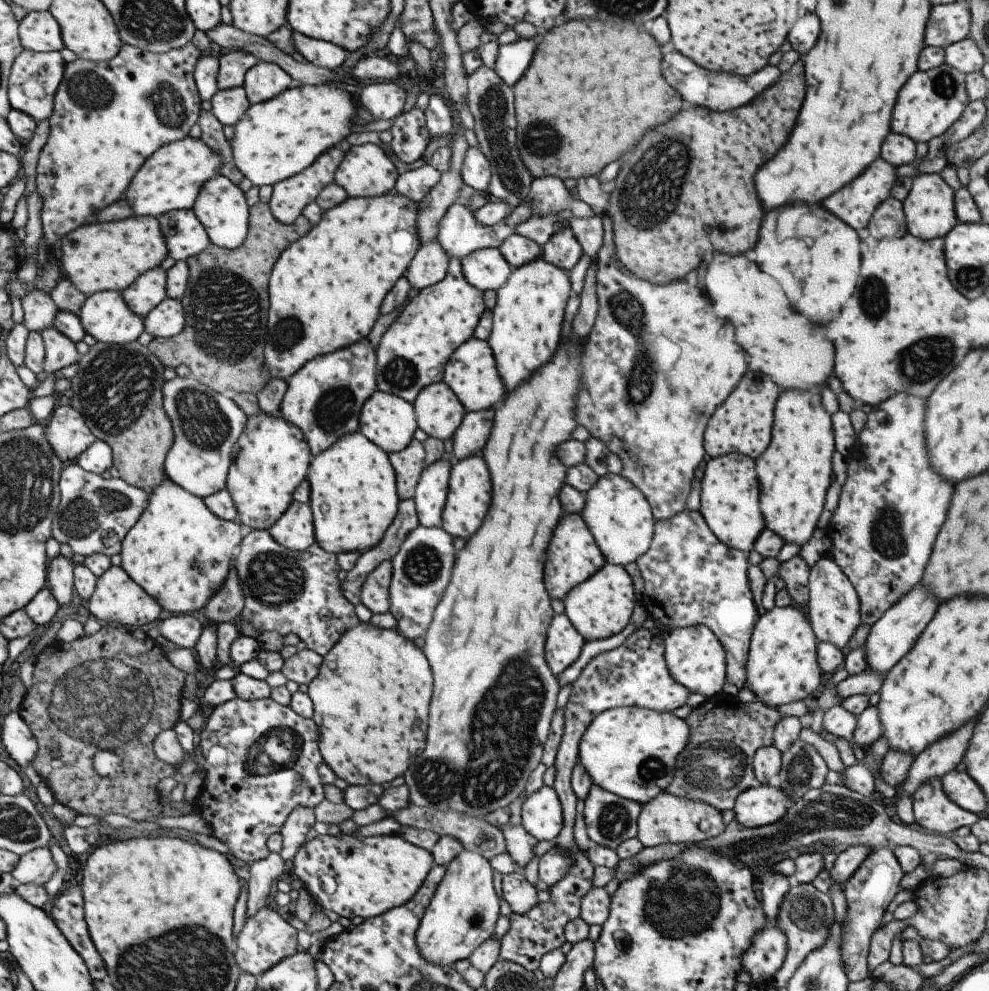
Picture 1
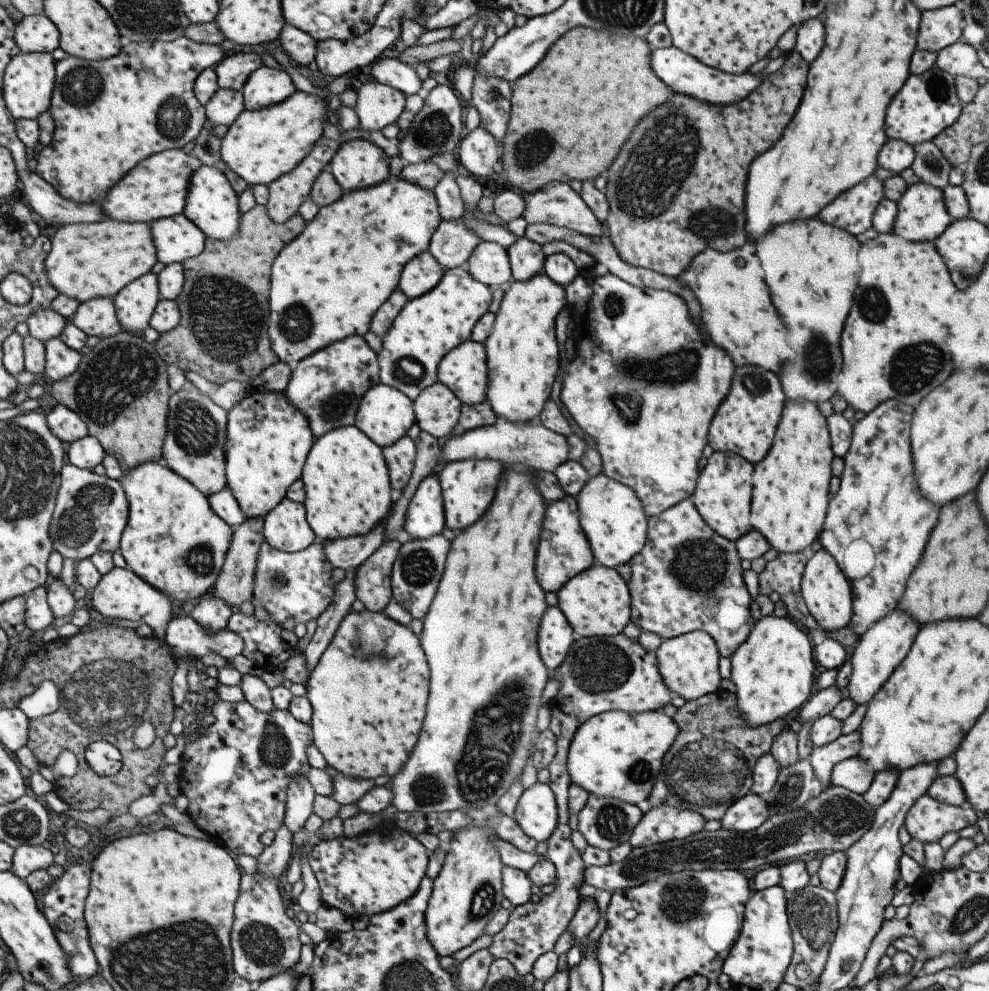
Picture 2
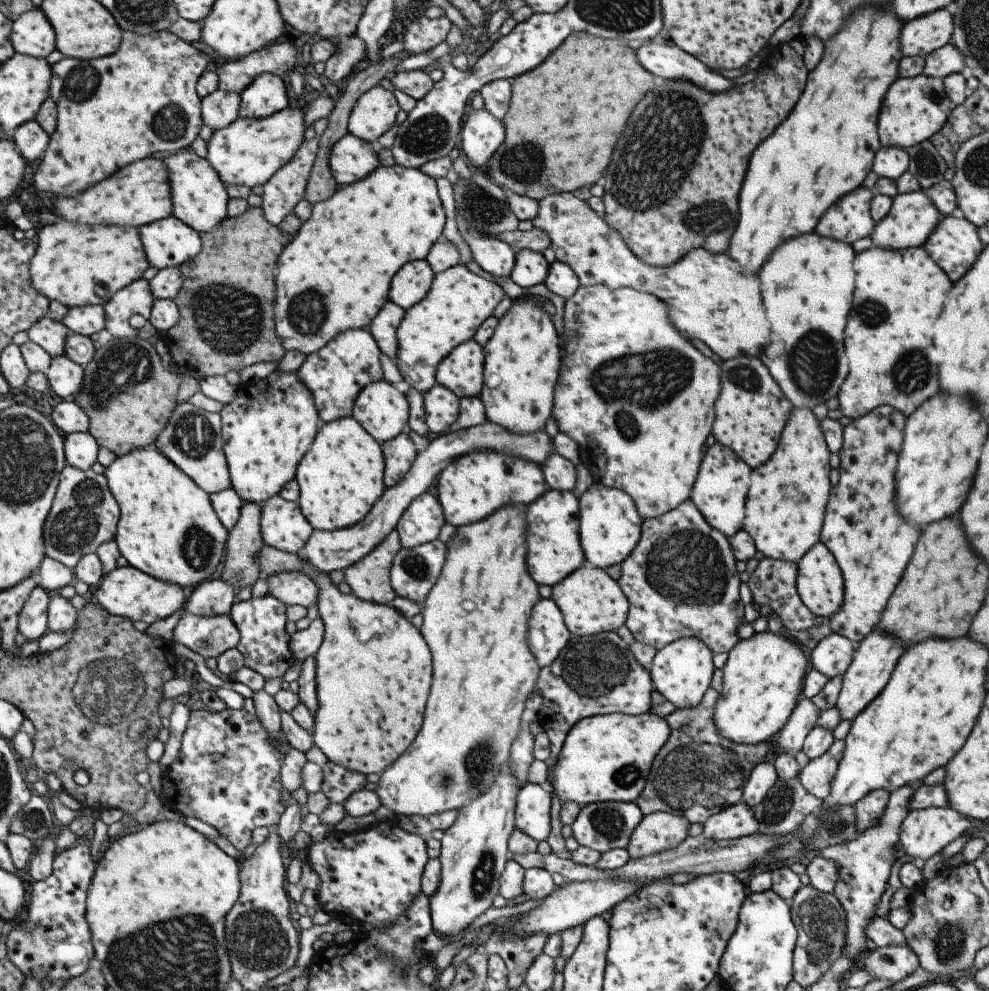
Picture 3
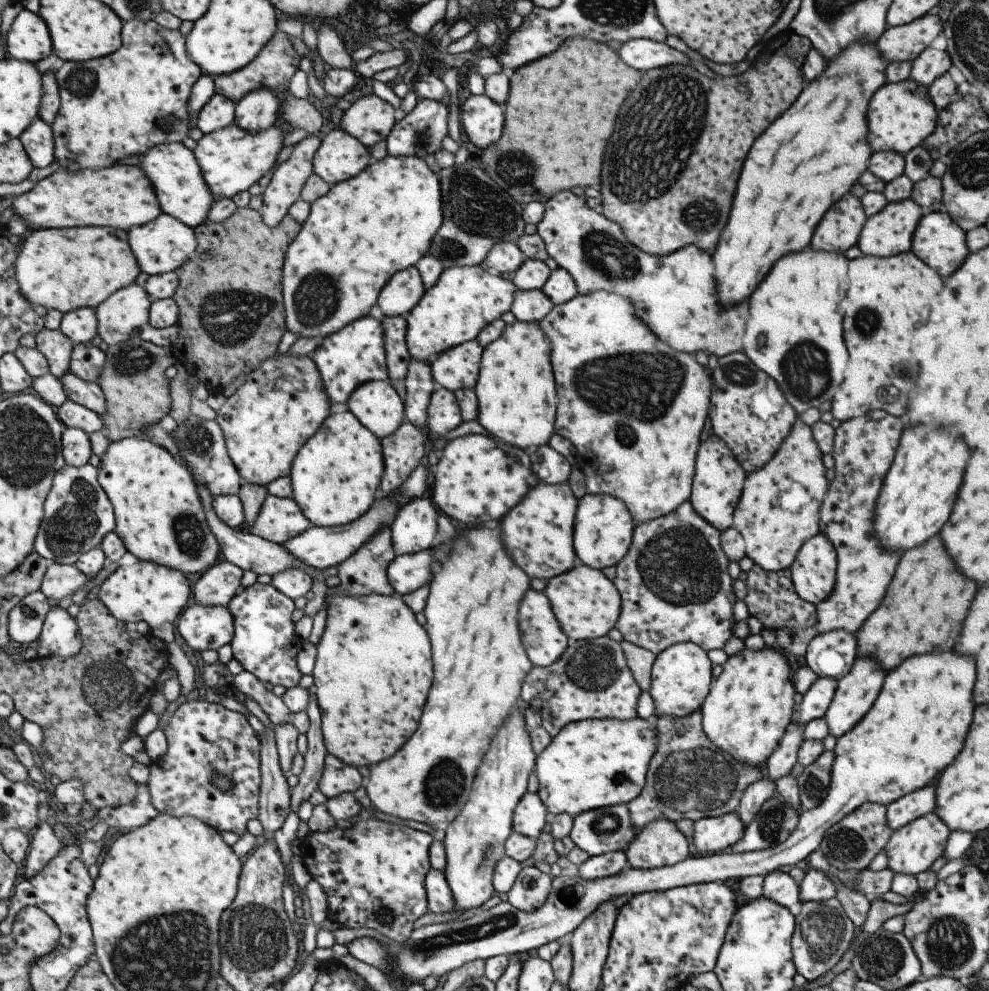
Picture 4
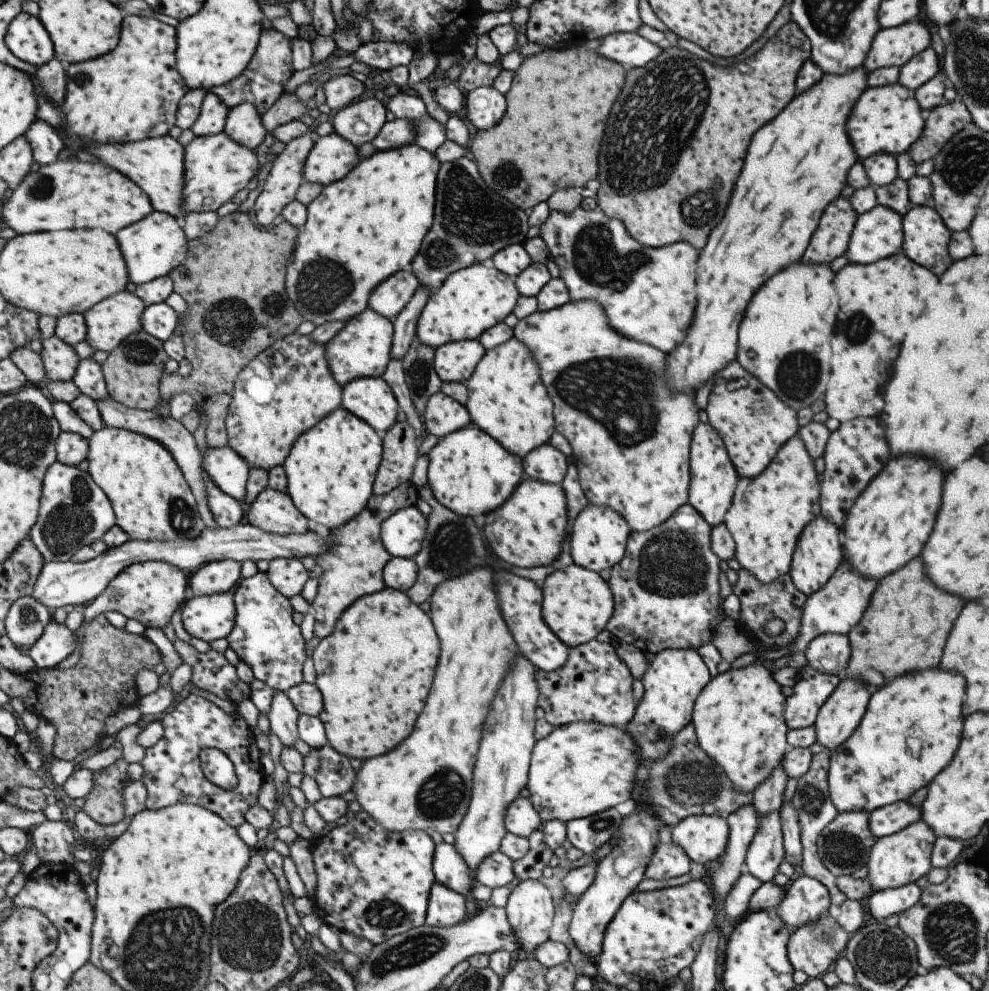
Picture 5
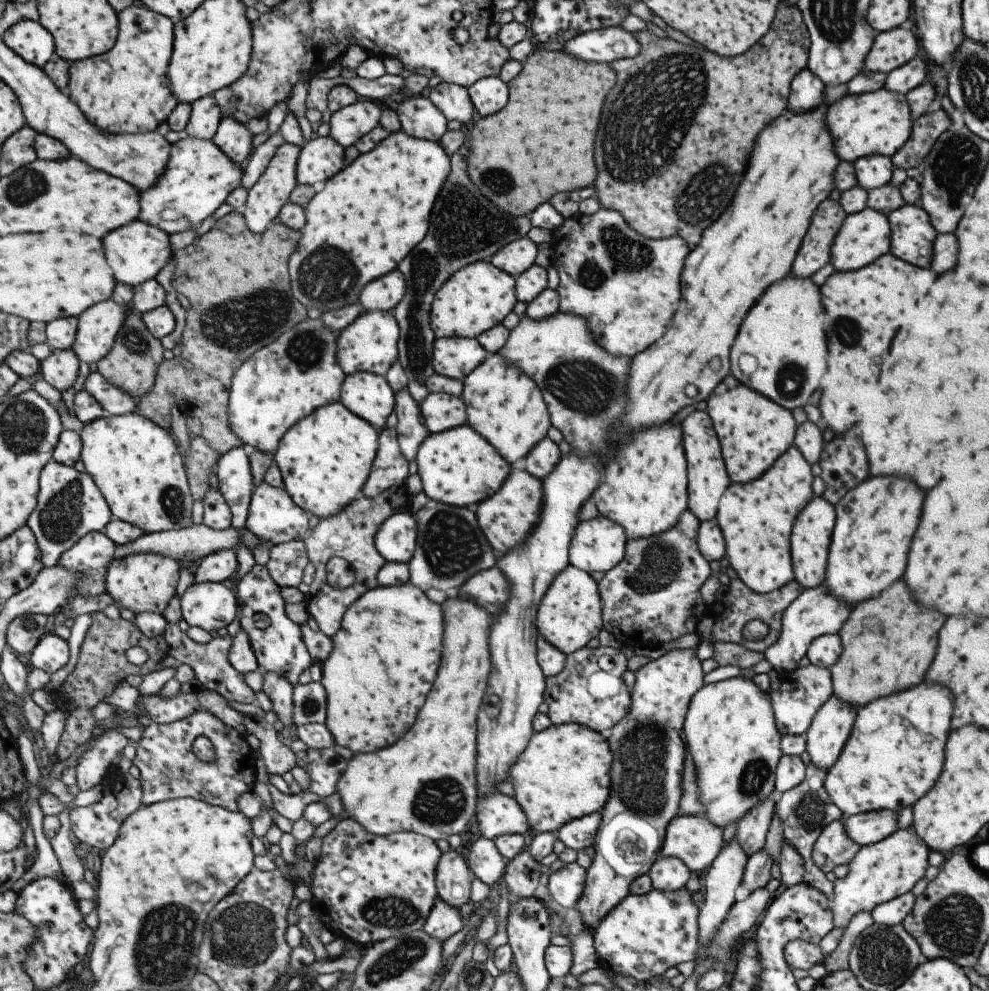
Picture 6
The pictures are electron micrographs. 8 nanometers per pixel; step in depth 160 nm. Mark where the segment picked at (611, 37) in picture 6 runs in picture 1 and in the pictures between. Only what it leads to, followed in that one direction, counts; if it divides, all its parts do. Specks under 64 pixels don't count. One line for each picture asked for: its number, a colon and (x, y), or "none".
1: (718, 91)
2: (684, 75)
3: (670, 62)
4: (643, 54)
5: (629, 49)

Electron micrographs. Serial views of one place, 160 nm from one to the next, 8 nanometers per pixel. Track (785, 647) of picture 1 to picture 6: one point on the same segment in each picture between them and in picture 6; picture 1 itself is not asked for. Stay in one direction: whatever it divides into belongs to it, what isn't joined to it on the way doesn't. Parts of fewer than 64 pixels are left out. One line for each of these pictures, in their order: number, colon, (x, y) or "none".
2: (772, 670)
3: (763, 674)
4: (748, 705)
5: (738, 718)
6: (729, 732)

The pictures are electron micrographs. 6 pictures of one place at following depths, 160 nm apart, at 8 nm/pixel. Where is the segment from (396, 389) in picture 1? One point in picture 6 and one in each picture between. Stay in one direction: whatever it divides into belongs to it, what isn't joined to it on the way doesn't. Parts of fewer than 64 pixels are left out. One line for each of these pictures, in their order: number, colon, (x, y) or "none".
2: (427, 327)
3: (458, 301)
4: (463, 300)
5: (474, 298)
6: (475, 298)

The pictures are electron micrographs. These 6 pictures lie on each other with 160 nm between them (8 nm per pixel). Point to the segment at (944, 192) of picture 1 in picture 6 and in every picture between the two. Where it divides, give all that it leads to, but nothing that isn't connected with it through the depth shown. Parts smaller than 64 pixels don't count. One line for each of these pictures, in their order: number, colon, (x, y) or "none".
2: (921, 215)
3: (912, 217)
4: (887, 233)
5: (877, 233)
6: (863, 236)

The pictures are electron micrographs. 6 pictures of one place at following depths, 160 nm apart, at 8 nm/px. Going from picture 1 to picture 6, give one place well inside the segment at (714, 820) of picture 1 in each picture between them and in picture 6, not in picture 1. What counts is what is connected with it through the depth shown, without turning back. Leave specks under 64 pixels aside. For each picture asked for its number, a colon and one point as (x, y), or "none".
2: (661, 823)
3: (659, 831)
4: (658, 843)
5: (668, 860)
6: (667, 874)

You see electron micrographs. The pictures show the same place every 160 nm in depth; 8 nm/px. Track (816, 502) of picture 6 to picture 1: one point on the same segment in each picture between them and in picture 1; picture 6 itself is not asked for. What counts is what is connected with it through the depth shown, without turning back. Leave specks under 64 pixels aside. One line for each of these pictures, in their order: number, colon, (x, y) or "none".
1: (833, 608)
2: (827, 594)
3: (819, 583)
4: (813, 571)
5: (817, 553)

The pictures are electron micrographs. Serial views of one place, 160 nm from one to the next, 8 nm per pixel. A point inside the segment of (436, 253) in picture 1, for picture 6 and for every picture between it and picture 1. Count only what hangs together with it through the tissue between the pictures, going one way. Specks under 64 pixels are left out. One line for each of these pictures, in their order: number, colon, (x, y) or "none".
2: (420, 274)
3: (411, 283)
4: (398, 296)
5: (388, 299)
6: (383, 294)

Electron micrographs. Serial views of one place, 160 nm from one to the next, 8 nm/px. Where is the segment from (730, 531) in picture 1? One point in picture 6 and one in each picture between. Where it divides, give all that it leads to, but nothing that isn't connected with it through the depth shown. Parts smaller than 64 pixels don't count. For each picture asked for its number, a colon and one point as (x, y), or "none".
2: (722, 494)
3: (719, 489)
4: (718, 478)
5: (713, 479)
6: (706, 479)

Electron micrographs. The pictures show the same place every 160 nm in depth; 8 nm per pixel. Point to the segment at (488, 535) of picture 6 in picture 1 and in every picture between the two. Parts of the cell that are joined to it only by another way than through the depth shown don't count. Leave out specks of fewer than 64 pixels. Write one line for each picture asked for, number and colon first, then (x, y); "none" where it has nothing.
1: (572, 557)
2: (563, 552)
3: (553, 549)
4: (537, 532)
5: (528, 529)

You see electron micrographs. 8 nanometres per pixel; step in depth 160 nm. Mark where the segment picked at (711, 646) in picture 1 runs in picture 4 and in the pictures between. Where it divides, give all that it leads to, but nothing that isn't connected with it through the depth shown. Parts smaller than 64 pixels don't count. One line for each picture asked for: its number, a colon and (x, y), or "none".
2: (687, 663)
3: (680, 671)
4: (680, 676)

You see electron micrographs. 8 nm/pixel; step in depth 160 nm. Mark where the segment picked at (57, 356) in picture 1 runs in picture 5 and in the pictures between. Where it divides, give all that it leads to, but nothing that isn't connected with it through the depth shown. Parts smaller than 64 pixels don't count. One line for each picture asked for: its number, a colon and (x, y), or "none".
2: (62, 361)
3: (65, 375)
4: (90, 394)
5: (171, 433)

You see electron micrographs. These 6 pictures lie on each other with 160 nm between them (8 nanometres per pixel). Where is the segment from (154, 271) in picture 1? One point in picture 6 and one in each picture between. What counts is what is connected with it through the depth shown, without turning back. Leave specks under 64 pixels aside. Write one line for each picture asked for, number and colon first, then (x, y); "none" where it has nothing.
2: (136, 302)
3: (136, 299)
4: (125, 315)
5: (110, 322)
6: (99, 327)

